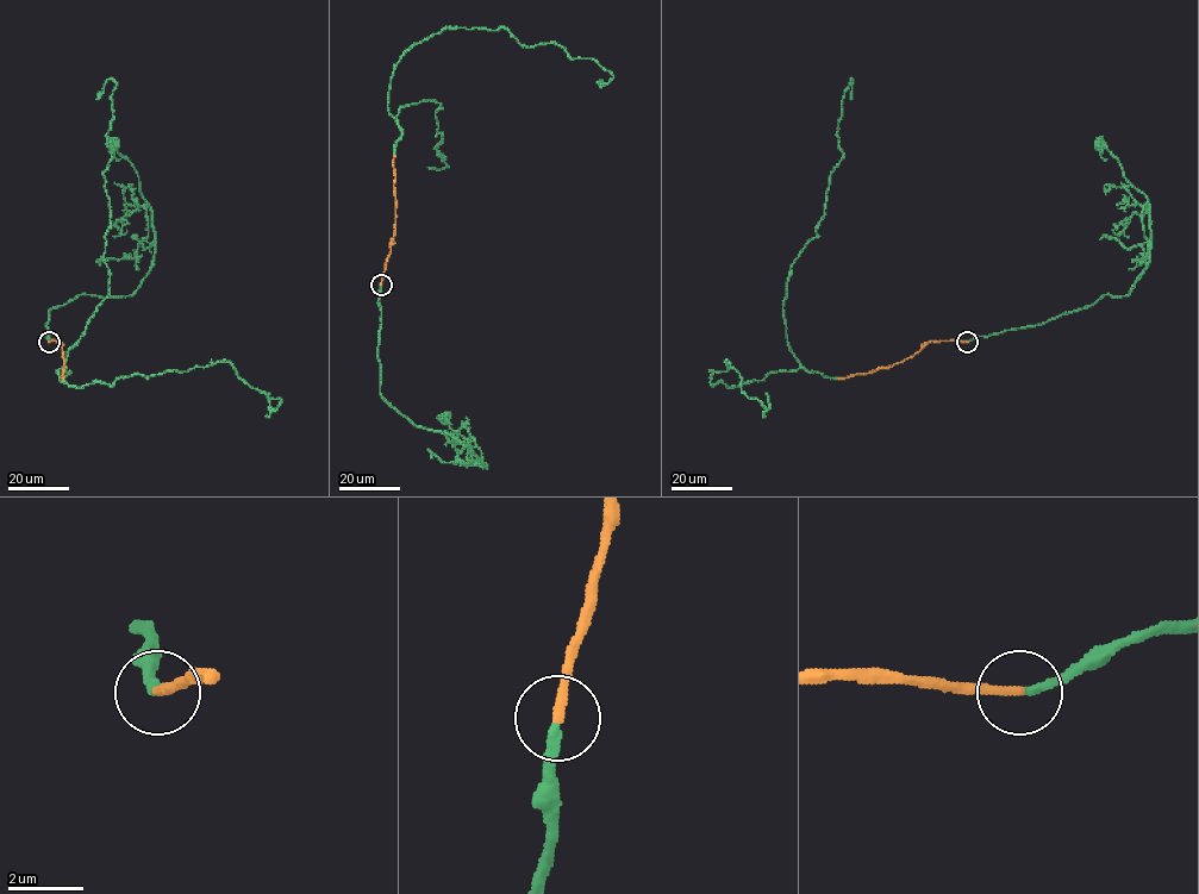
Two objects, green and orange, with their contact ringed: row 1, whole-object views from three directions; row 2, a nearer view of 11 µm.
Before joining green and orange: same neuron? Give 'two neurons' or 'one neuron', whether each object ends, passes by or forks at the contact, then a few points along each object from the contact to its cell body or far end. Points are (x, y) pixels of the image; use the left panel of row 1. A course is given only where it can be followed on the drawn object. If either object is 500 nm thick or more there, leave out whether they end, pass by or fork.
one neuron; green ends; orange ends; course green (49, 342), (49, 311), (81, 294), (131, 295), (154, 260), (151, 208), (139, 191), (138, 173), (112, 143); course orange (49, 342), (58, 341), (63, 354), (63, 379)

